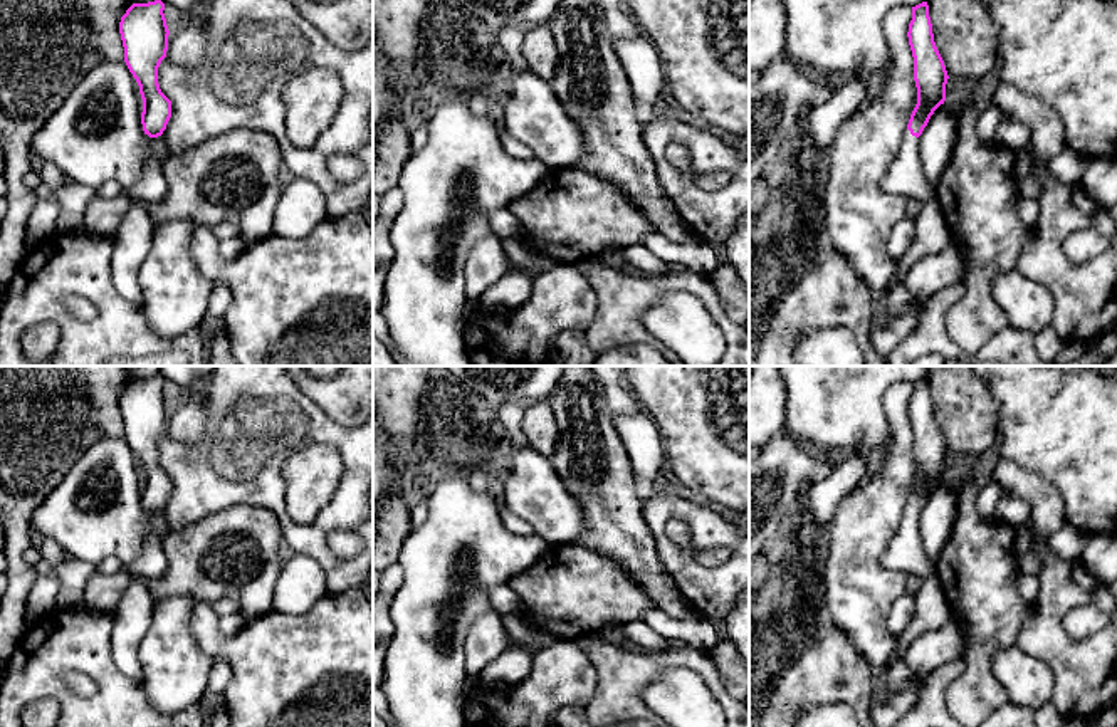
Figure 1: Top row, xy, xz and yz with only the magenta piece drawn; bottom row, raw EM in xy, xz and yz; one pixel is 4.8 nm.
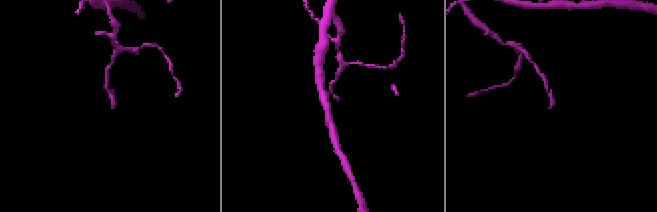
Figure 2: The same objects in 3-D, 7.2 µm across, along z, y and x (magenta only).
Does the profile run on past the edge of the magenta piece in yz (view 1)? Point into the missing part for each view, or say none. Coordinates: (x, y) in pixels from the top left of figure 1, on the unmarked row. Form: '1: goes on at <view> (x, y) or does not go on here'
1: goes on at yz (904, 553)

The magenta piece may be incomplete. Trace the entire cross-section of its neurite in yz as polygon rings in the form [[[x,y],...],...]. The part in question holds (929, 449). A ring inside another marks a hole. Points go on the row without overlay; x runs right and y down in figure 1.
[[[927,378],[912,383],[907,413],[914,433],[917,480],[910,490],[899,529],[882,556],[882,564],[887,569],[902,571],[922,579],[936,571],[934,562],[926,556],[922,547],[919,512],[934,487],[944,480],[949,455],[944,437],[934,418]]]

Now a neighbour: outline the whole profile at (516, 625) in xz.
[[[521,611],[504,615],[502,623],[509,636],[522,648],[536,646],[541,650],[556,641],[553,635],[532,626]]]

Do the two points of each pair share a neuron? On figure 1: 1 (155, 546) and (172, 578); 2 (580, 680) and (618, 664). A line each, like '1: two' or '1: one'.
1: two
2: two

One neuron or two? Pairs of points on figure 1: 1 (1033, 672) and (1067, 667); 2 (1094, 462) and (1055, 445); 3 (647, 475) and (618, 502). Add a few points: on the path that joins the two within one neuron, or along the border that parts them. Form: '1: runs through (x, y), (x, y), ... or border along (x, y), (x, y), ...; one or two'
1: border along (1017, 647), (1040, 659), (1052, 672), (1052, 700); two
2: runs through (1084, 452), (1077, 445), (1065, 445); one
3: border along (625, 449), (635, 486), (644, 494); two

